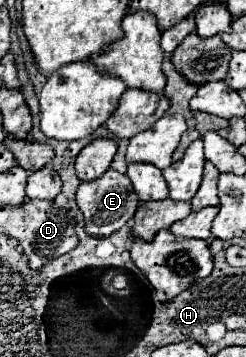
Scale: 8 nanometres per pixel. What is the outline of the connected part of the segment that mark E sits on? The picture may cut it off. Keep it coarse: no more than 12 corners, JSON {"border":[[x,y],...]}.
{"border":[[125,173],[77,187],[85,231],[109,237],[137,209]]}

